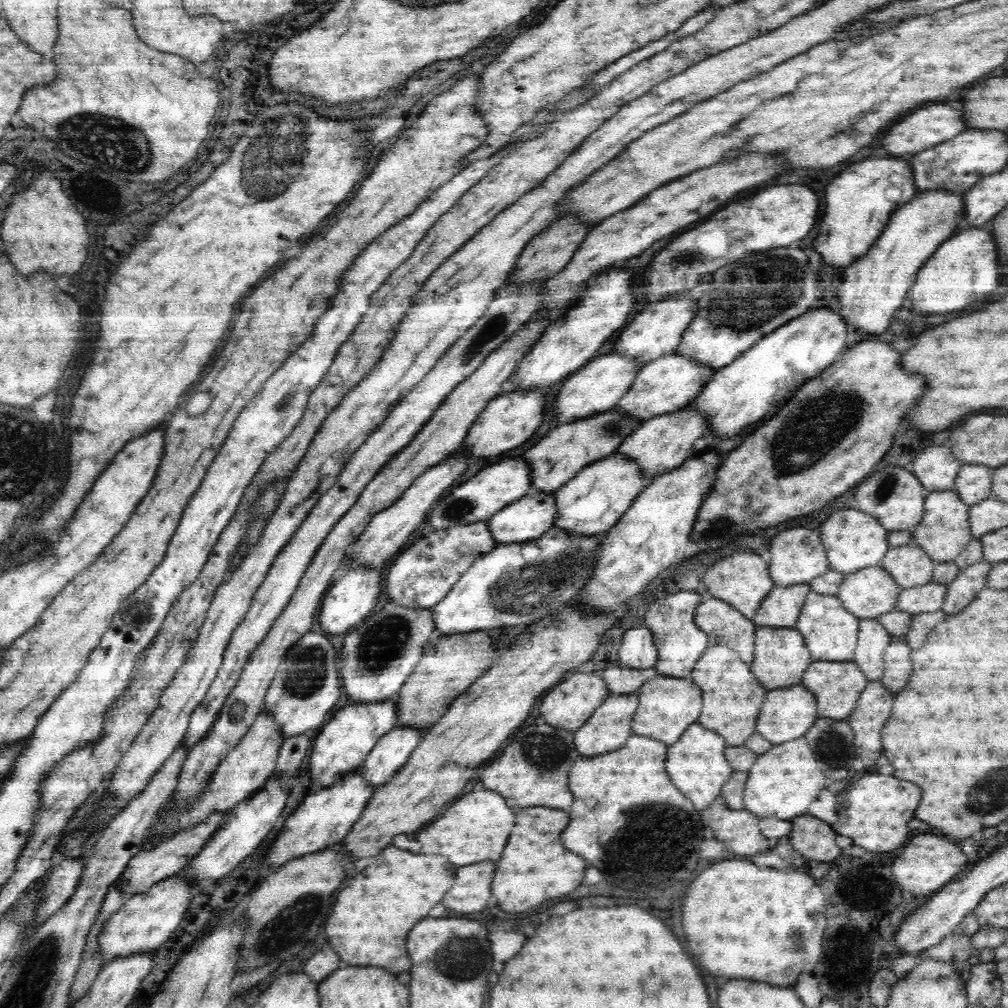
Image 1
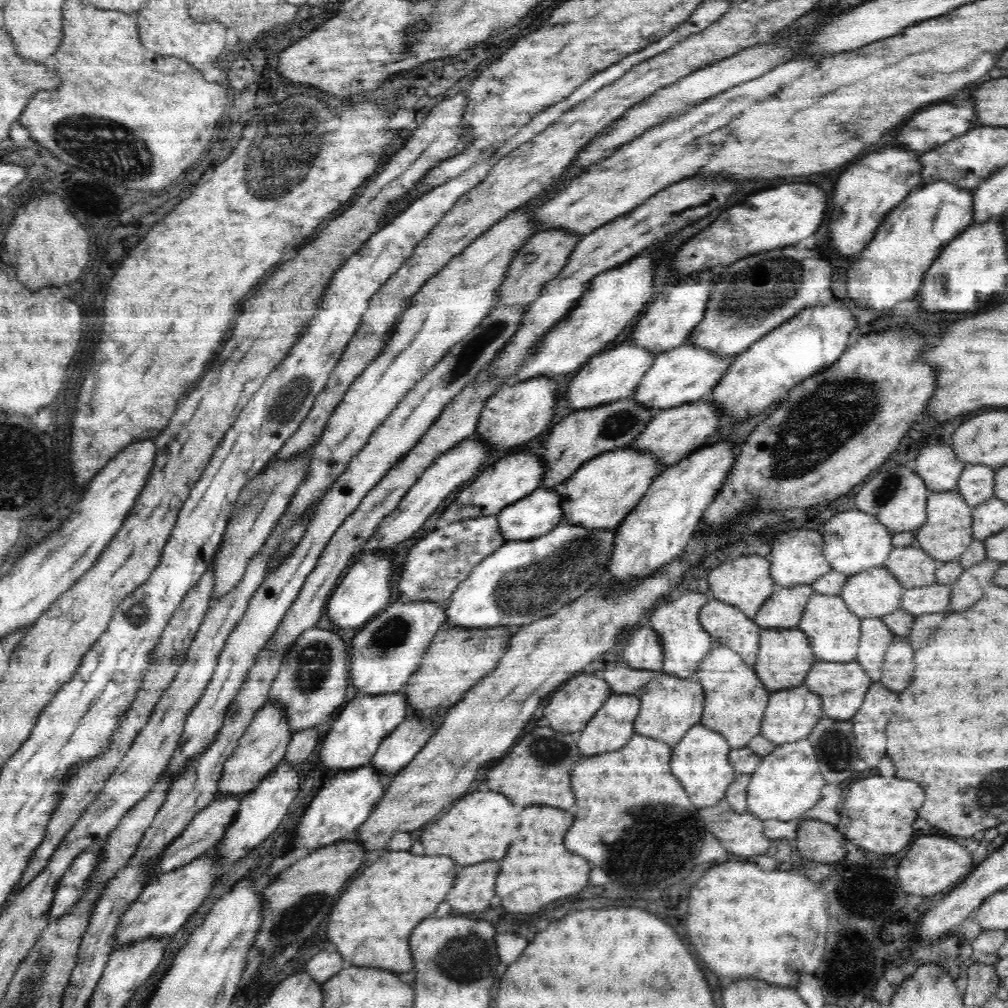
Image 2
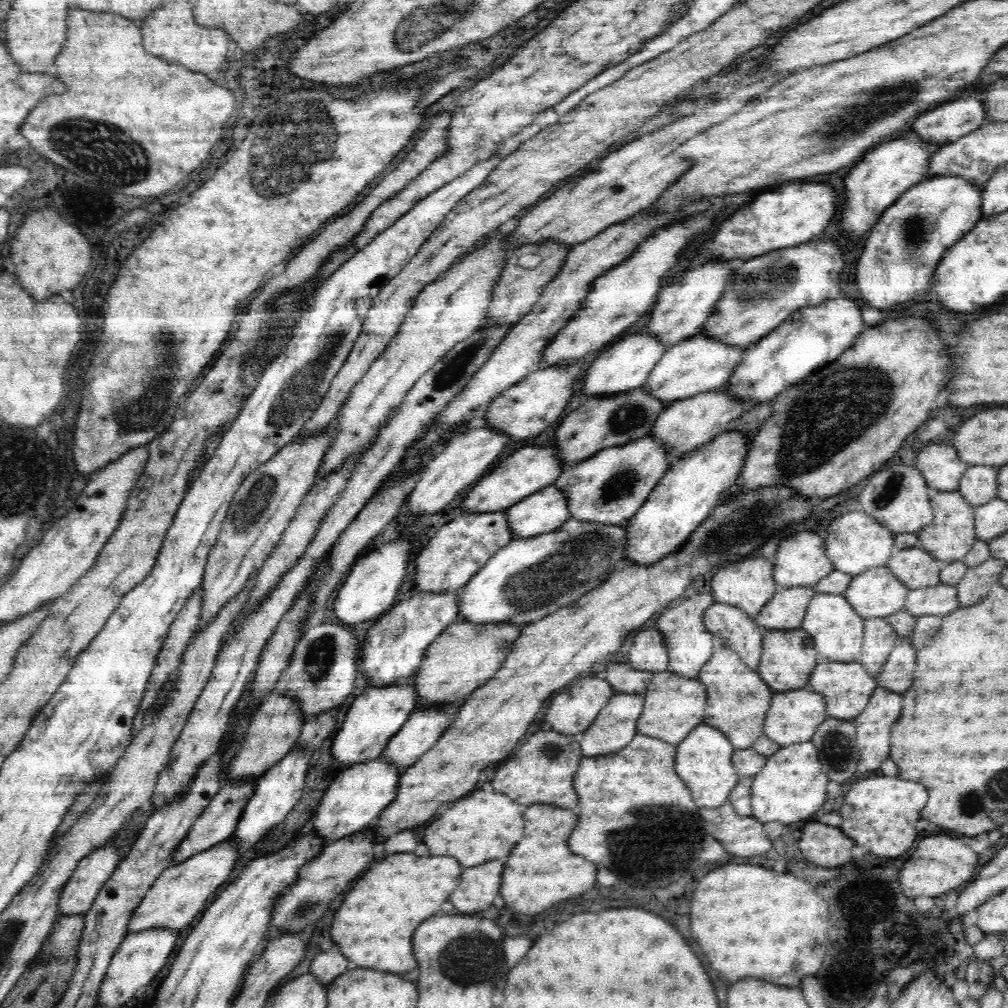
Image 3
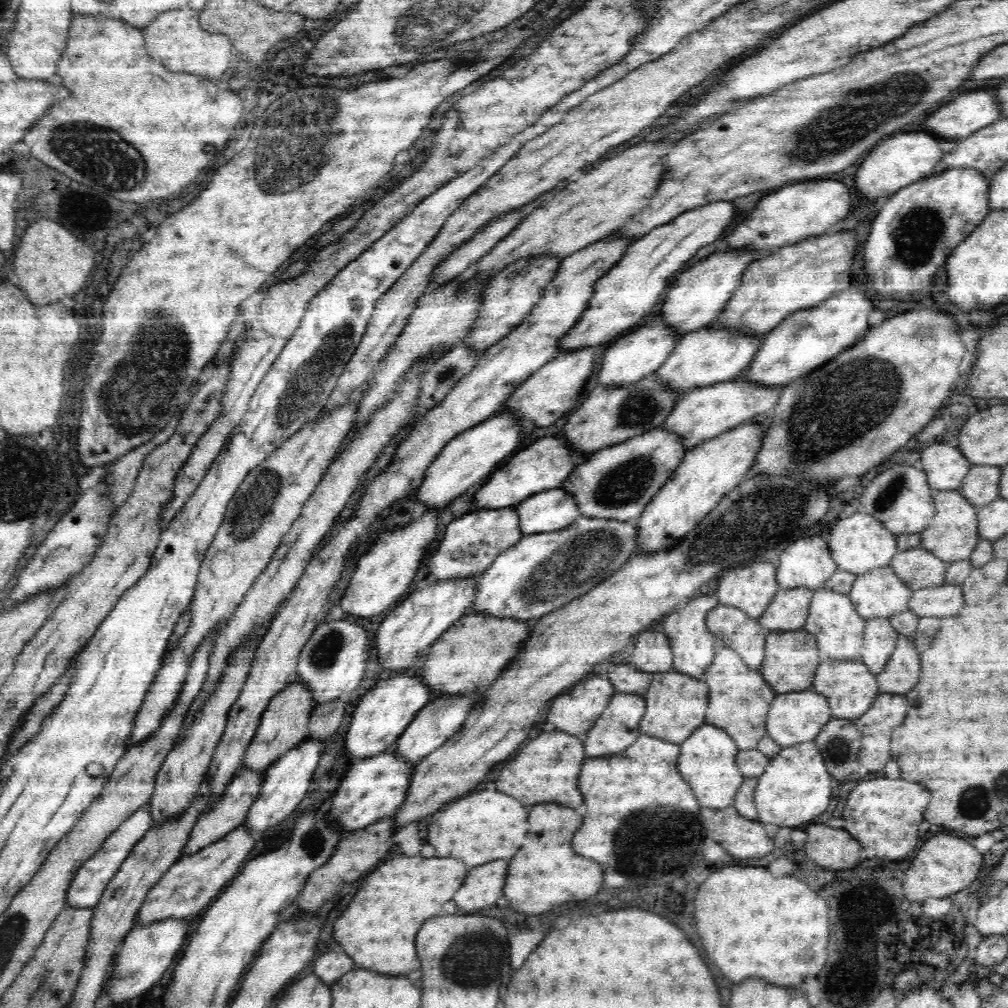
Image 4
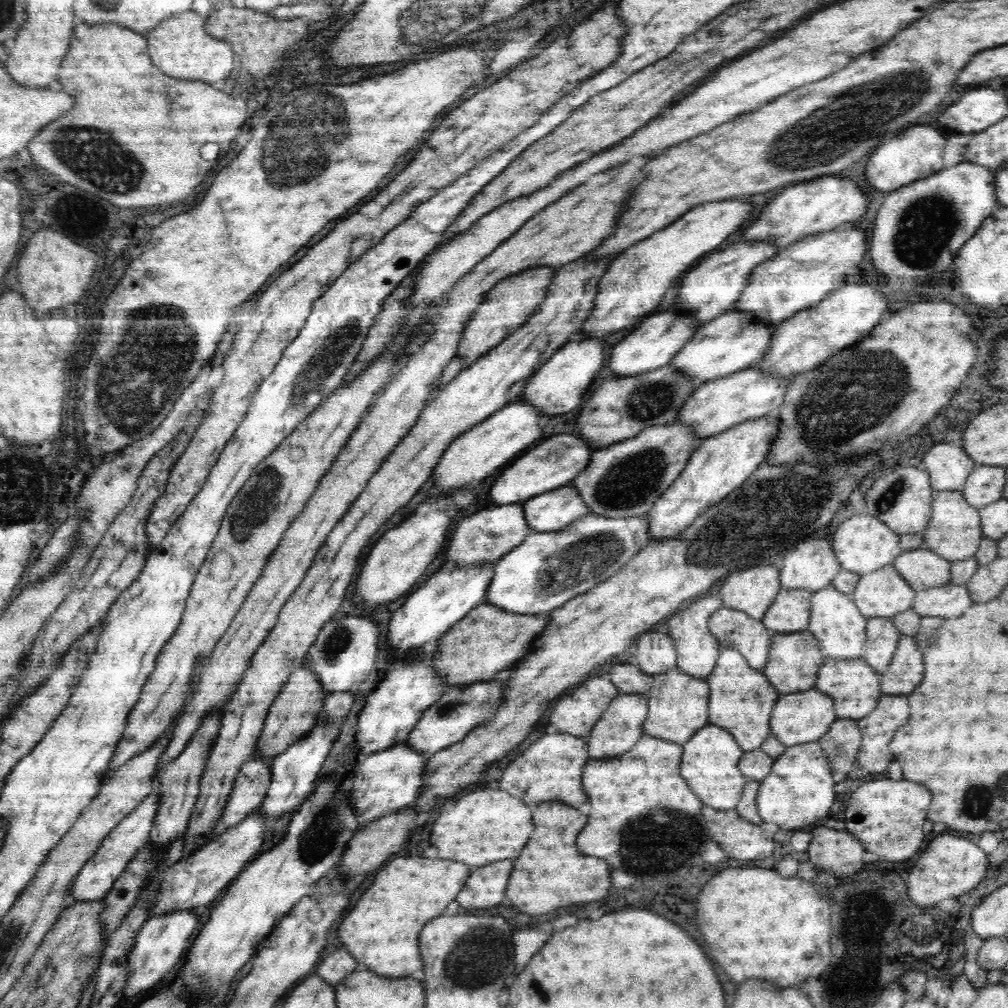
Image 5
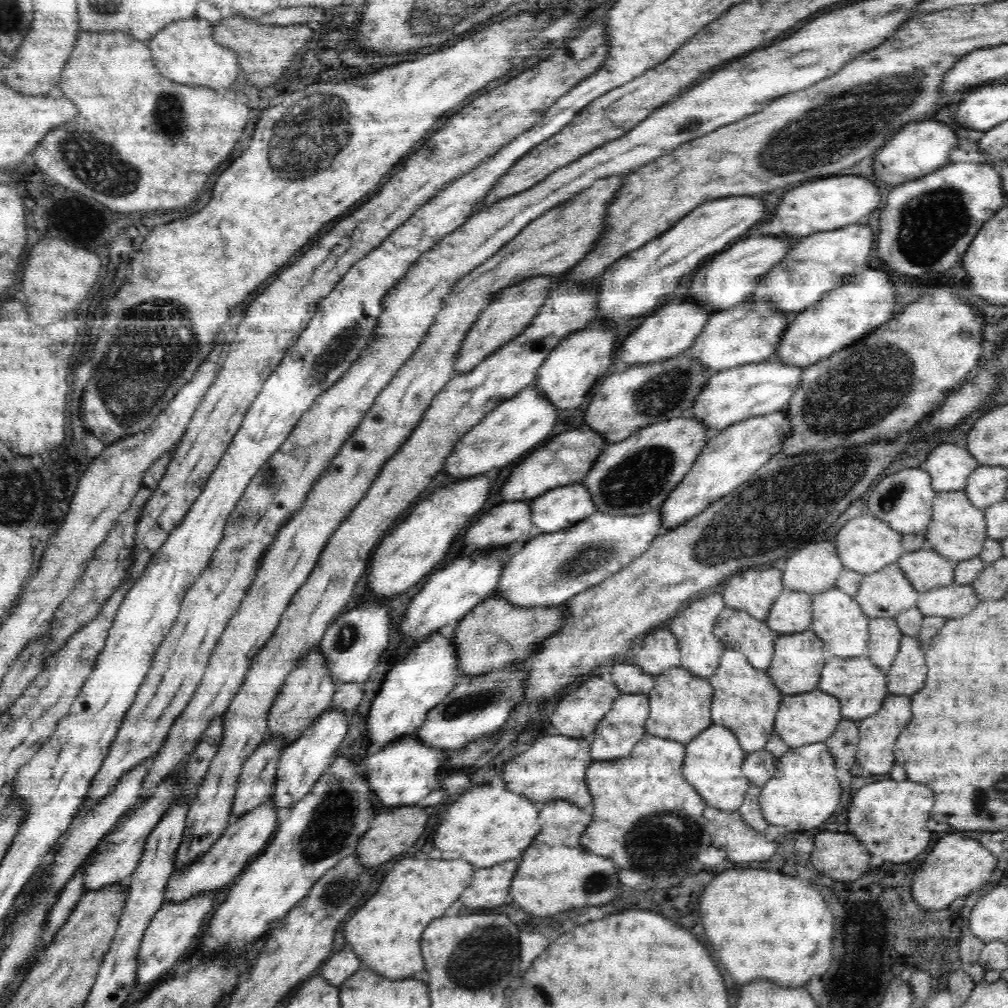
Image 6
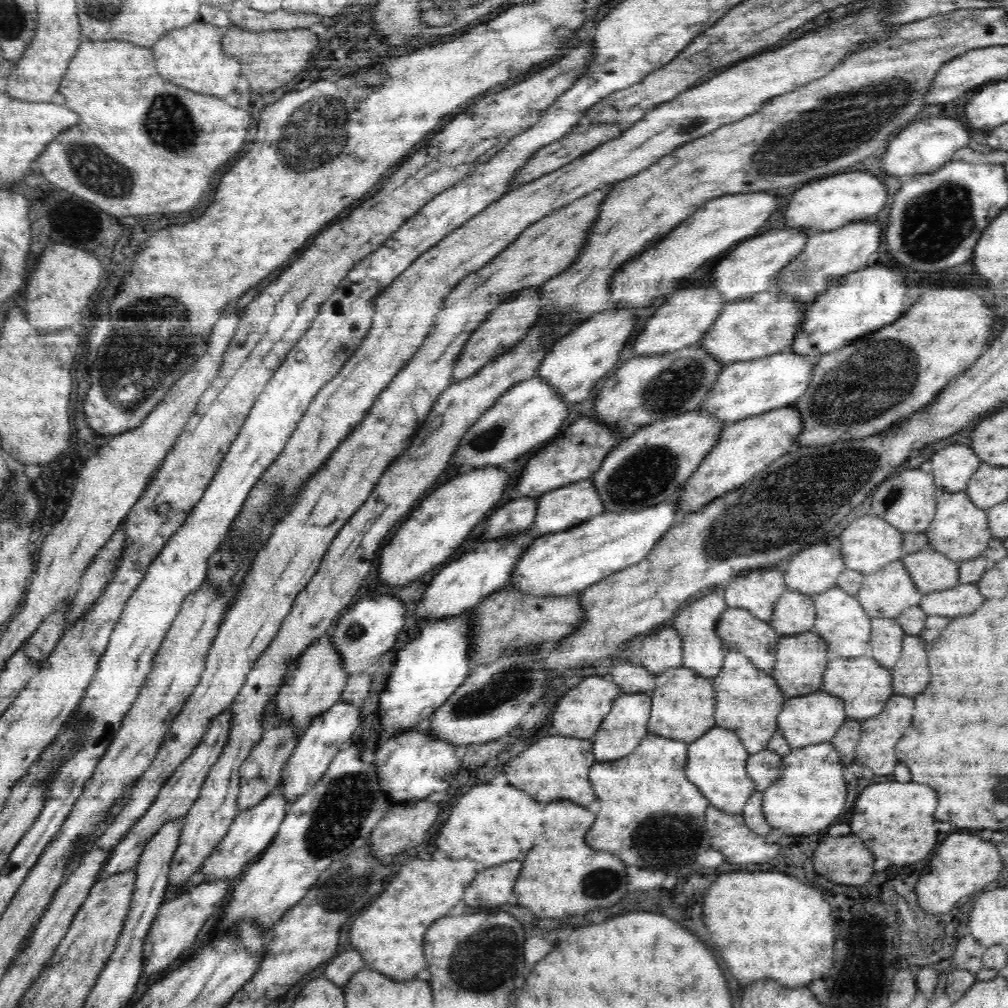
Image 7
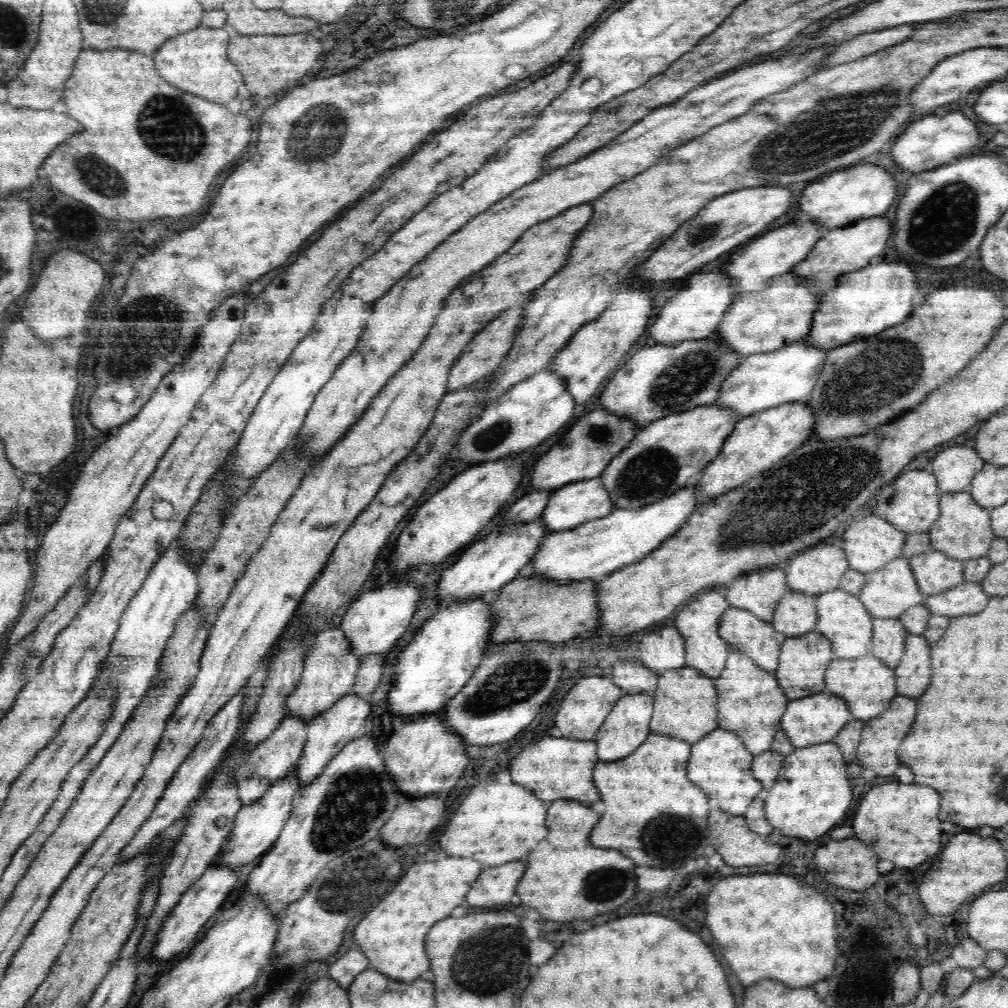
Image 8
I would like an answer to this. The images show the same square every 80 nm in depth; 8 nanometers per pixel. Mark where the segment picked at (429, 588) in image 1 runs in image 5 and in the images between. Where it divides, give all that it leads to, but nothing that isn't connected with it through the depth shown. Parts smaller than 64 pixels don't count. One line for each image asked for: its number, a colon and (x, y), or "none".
2: (434, 567)
3: (463, 545)
4: (471, 542)
5: (483, 538)

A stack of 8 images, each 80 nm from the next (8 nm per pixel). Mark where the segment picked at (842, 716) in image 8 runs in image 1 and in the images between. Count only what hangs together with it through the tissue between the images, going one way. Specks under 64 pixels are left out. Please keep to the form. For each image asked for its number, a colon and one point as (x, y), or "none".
1: (788, 713)
2: (791, 714)
3: (793, 716)
4: (795, 717)
5: (805, 716)
6: (804, 718)
7: (812, 718)

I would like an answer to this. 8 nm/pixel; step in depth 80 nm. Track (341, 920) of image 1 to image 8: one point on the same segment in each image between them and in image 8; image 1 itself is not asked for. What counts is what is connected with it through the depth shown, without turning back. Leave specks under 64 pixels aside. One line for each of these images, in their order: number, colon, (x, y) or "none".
2: (370, 925)
3: (373, 928)
4: (378, 929)
5: (382, 932)
6: (385, 933)
7: (389, 935)
8: (392, 936)

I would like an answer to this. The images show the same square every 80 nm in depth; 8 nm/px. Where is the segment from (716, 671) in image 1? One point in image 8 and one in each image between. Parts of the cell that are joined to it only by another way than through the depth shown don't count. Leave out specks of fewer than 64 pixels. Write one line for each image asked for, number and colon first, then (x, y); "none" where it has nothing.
2: (735, 698)
3: (738, 699)
4: (739, 699)
5: (741, 700)
6: (746, 700)
7: (748, 701)
8: (751, 703)

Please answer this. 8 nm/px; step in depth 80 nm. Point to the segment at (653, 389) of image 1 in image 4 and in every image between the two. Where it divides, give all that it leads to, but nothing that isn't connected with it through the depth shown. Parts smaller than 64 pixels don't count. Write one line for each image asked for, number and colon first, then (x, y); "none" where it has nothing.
2: (686, 374)
3: (698, 364)
4: (702, 358)

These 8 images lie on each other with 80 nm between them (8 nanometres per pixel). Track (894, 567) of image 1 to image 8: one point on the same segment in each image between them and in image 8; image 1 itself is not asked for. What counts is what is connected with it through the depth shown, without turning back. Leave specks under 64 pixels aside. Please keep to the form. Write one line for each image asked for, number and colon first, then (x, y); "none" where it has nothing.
2: (910, 565)
3: (916, 568)
4: (918, 568)
5: (921, 568)
6: (925, 569)
7: (930, 570)
8: (935, 572)

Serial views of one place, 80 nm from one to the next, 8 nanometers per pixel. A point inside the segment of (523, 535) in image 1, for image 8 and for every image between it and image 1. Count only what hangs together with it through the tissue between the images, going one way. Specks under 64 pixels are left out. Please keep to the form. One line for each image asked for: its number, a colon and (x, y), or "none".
2: (533, 516)
3: (545, 511)
4: (549, 510)
5: (551, 511)
6: (559, 508)
7: (563, 508)
8: (571, 505)

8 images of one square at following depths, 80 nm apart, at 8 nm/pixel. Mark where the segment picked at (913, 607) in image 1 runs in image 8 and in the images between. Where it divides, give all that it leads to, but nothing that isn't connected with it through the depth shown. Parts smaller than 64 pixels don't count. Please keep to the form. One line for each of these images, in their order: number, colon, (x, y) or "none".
2: (935, 598)
3: (942, 599)
4: (942, 601)
5: (951, 600)
6: (952, 601)
7: (963, 599)
8: (968, 598)

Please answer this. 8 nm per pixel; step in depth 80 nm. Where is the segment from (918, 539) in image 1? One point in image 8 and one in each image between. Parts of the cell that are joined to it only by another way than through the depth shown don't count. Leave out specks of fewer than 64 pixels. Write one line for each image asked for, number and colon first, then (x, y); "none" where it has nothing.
2: (947, 533)
3: (950, 535)
4: (953, 534)
5: (954, 532)
6: (957, 531)
7: (959, 530)
8: (963, 531)

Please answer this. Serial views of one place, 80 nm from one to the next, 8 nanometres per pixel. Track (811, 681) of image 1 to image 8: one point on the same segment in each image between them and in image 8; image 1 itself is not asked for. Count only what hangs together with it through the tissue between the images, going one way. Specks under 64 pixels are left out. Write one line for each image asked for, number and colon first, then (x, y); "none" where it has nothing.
2: (842, 686)
3: (847, 686)
4: (850, 687)
5: (853, 685)
6: (860, 686)
7: (864, 686)
8: (865, 683)

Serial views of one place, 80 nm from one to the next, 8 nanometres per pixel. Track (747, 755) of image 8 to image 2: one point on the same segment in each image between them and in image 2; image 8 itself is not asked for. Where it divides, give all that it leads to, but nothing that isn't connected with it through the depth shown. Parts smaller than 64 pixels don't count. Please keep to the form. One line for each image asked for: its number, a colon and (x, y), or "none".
2: (700, 761)
3: (703, 760)
4: (707, 762)
5: (710, 758)
6: (712, 764)
7: (717, 761)

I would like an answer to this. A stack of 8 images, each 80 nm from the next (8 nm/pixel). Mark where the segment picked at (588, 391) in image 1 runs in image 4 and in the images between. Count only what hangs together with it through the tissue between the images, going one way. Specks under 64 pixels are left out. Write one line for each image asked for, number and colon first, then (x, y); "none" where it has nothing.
2: (609, 376)
3: (626, 365)
4: (637, 354)

